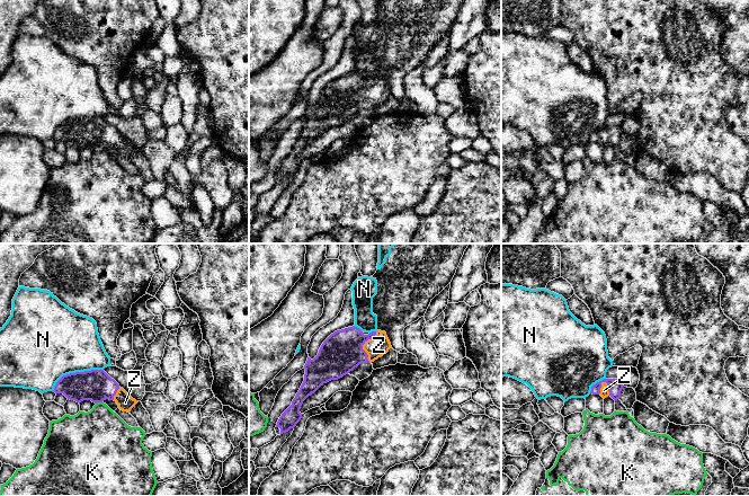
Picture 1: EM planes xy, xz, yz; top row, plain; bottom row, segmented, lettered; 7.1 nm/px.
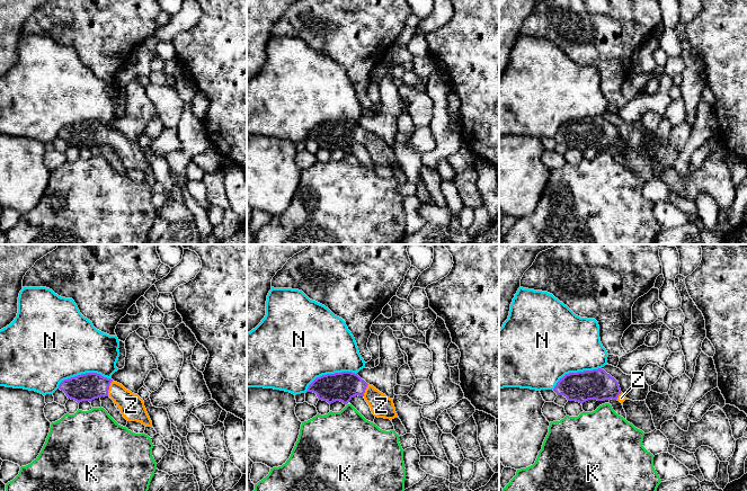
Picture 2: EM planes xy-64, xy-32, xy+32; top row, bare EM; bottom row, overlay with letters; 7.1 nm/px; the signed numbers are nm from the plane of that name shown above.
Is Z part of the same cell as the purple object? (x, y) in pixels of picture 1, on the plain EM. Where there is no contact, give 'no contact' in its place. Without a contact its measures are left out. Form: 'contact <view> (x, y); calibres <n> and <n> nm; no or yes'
contact xz (362, 94); calibres 300 and 150 nm; yes

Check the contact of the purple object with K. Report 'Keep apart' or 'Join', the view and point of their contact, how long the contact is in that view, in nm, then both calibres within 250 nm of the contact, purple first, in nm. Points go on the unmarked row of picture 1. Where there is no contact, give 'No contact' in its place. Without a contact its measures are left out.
Keep apart. Touches purple at xy (98, 149). Shared border 50 nm. Thickness 220 nm (purple) against 400 nm

